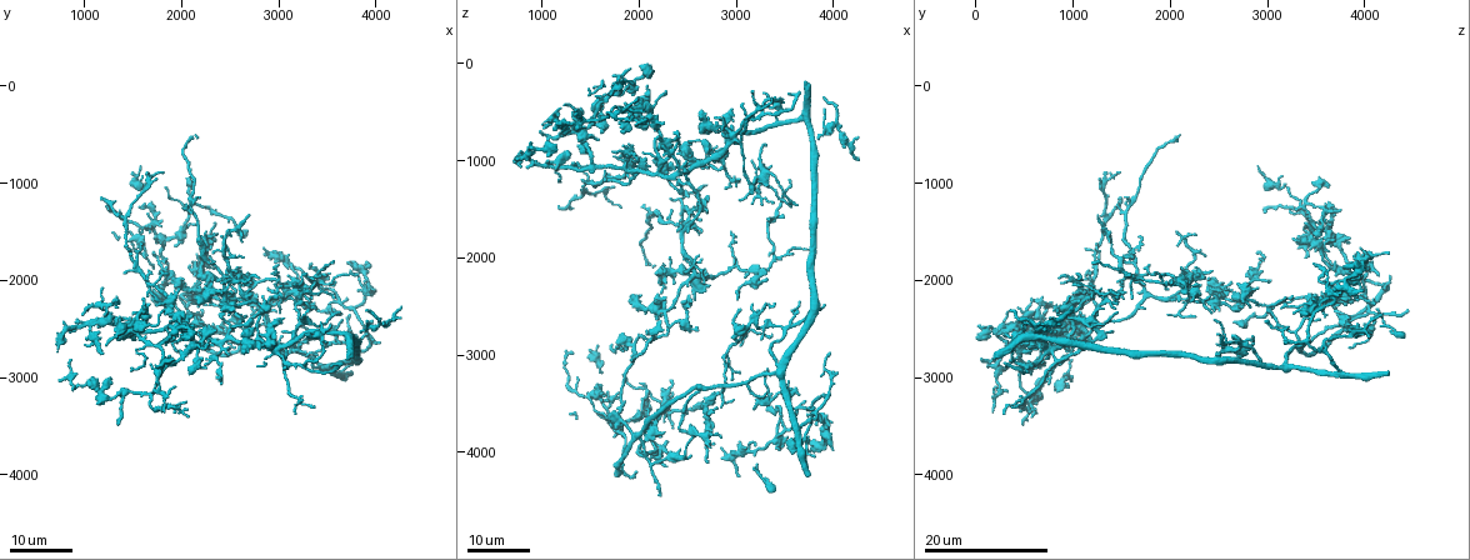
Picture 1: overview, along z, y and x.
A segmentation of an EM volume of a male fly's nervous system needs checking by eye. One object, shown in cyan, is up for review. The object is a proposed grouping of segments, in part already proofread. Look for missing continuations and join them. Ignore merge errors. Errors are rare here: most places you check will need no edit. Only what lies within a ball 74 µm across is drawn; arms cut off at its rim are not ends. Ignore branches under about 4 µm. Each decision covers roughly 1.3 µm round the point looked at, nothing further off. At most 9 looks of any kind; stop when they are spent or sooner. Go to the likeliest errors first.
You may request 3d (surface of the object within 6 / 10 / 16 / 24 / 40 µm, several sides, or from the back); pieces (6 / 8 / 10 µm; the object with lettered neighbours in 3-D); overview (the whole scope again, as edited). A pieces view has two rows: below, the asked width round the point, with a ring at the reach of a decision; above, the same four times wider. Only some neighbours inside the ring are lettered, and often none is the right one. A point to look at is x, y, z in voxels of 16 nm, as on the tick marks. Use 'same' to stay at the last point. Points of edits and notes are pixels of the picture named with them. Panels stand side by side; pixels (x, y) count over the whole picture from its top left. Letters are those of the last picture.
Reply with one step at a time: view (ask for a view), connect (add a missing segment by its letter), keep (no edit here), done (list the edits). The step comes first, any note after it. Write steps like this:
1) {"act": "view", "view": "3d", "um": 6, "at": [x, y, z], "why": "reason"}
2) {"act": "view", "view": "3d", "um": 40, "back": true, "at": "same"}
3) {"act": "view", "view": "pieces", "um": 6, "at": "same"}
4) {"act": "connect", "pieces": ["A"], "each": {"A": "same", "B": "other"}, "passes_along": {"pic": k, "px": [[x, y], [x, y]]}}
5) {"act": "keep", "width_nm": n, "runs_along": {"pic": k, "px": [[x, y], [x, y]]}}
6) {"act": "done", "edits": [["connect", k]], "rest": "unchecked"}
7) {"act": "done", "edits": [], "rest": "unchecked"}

{"act": "view", "view": "3d", "um": 24, "at": [3320, 1860, 3480], "why": "an open end"}

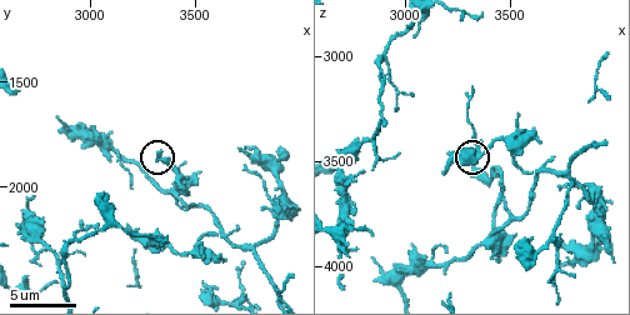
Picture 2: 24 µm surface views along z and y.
{"act": "view", "view": "pieces", "um": 8, "at": "same", "why": "what lies round it"}

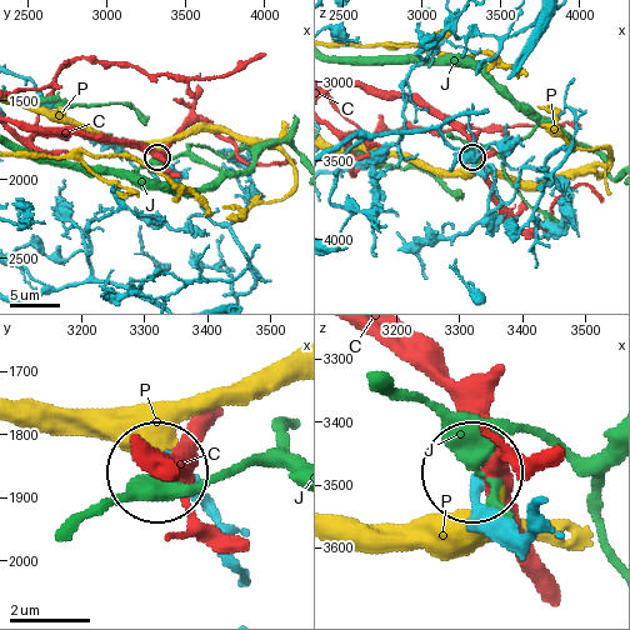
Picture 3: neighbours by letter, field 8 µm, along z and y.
{"act": "keep", "each": {"C": "other", "J": "other", "P": "other"}, "found": "none of them fits"}

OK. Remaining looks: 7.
{"act": "view", "view": "3d", "um": 24, "at": [1700, 1700, 2900], "why": "tapers out"}

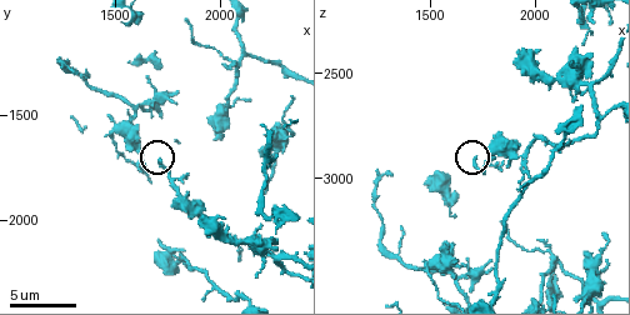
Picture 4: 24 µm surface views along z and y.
{"act": "view", "view": "pieces", "um": 10, "at": [1710, 1710, 2900]}

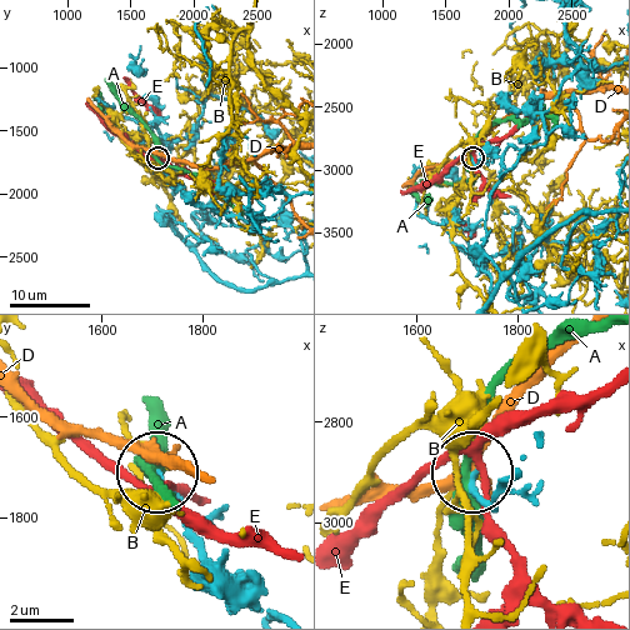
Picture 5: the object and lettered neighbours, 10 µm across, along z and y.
{"act": "keep", "each": {"A": "other", "B": "other", "D": "other", "E": "other"}, "found": "no lettered segment goes on from it"}

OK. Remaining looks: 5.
{"act": "view", "view": "3d", "um": 24, "at": [2780, 1980, 840], "why": "an open end"}

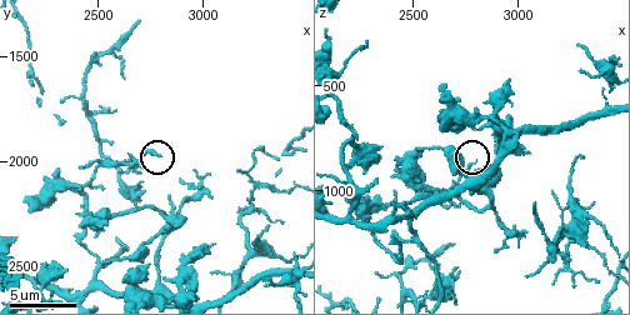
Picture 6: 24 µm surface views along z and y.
{"act": "view", "view": "pieces", "um": 8, "at": [2780, 1960, 860]}

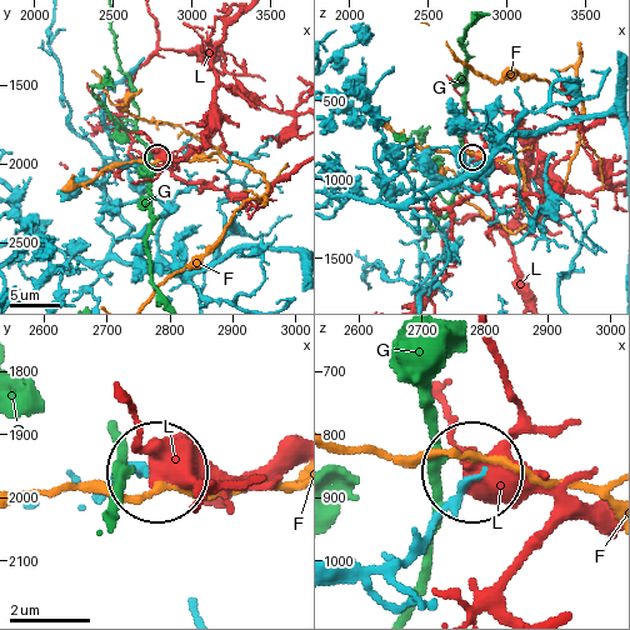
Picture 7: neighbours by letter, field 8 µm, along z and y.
{"act": "keep", "width_nm": 160, "each": {"F": "other", "G": "other", "L": "other"}, "found": "none of them fits"}

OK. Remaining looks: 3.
{"act": "view", "view": "3d", "um": 24, "at": [3040, 2900, 420], "why": "branch stops here"}

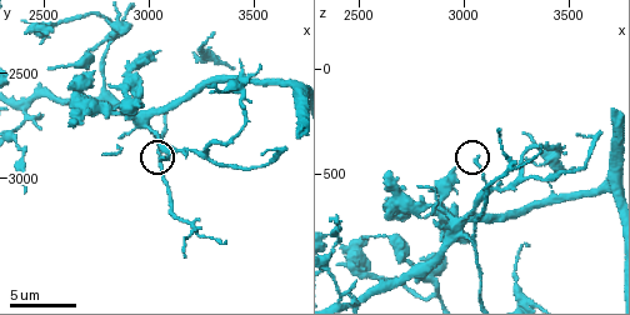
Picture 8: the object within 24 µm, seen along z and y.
{"act": "view", "view": "pieces", "um": 6, "at": [3060, 2890, 430]}

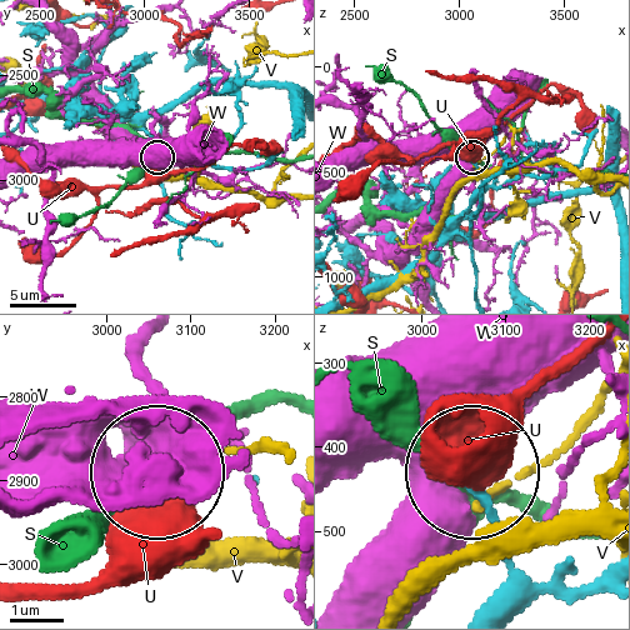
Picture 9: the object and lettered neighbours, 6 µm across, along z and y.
{"act": "keep", "width_nm": 210, "each": {"S": "other", "U": "other", "V": "other", "W": "other"}, "found": "none of them fits"}

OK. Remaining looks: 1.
{"act": "done", "edits": [], "rest": "unchecked"}

